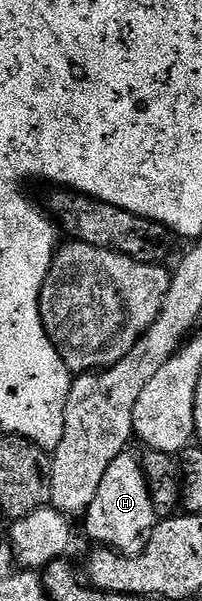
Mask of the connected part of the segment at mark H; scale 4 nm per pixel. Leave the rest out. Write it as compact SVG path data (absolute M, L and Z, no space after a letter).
M127 451L121 453L116 459L112 459L112 463L108 467L108 475L104 475L104 483L100 483L100 491L96 491L96 499L92 499L92 503L87 507L84 514L86 533L95 541L93 544L98 547L113 549L115 553L127 557L134 557L137 553L145 551L154 526L160 520L150 498L150 488L146 485L146 477L142 473L142 462L137 456L133 457L132 453Z

